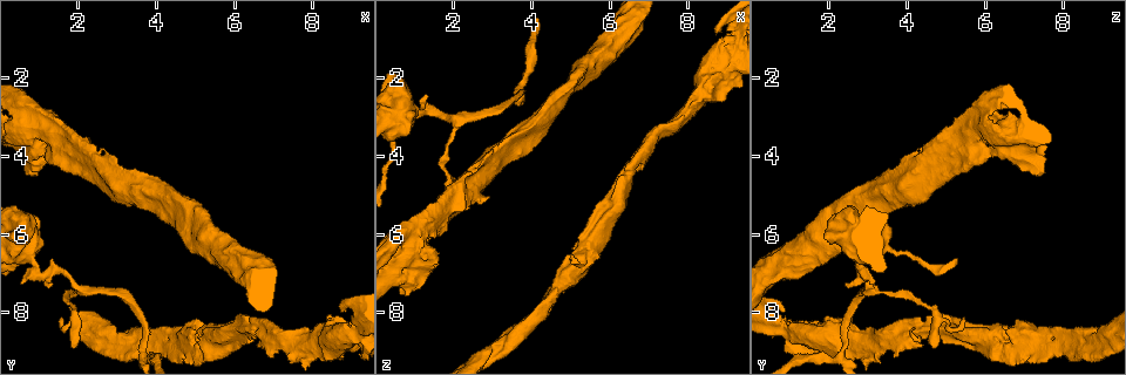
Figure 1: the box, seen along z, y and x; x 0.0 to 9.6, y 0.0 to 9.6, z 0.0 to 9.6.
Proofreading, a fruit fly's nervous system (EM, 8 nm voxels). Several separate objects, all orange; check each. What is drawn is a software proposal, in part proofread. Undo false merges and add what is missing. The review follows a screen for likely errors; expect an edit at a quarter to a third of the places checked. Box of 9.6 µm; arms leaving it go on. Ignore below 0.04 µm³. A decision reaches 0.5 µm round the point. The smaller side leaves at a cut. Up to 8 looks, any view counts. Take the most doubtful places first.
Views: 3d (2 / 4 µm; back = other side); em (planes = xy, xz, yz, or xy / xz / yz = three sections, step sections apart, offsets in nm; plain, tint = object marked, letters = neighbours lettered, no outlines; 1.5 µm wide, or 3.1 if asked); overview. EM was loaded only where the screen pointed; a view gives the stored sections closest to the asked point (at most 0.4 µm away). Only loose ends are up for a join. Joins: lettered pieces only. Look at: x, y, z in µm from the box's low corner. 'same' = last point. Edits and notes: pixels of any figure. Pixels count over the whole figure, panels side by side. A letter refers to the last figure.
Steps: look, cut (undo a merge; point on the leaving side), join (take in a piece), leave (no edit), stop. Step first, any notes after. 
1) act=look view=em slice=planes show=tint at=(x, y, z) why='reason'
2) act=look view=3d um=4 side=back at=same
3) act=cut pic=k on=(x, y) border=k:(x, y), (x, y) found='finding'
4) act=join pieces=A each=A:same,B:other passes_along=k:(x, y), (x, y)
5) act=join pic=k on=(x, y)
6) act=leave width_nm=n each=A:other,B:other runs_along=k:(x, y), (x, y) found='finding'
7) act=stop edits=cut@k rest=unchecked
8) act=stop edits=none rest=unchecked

act=look view=3d um=4 at=(3.60, 9.15, 2.25) why='sharp bend'

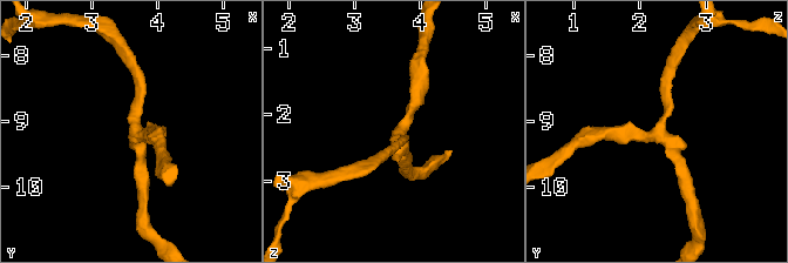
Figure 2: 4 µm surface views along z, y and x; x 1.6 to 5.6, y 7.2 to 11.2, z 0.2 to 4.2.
act=look view=em slice=planes show=letters at=(3.70, 9.15, 2.30)

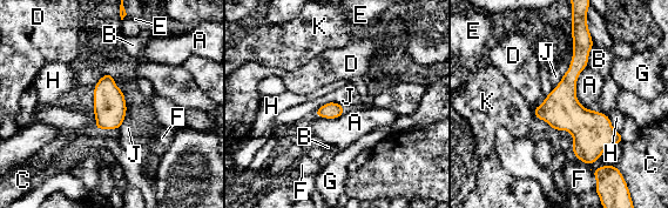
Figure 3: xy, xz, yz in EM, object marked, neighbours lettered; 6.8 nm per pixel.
act=leave each=A:other,B:other,C:other,D:other,E:other,F:other,G:other,H:other,J:other,K:other border=3:(344, 107), (325, 102), (314, 114) found='all the same cell'

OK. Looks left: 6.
act=look view=3d um=4 at=(2.55, 4.40, 4.65) why='sharp bend'

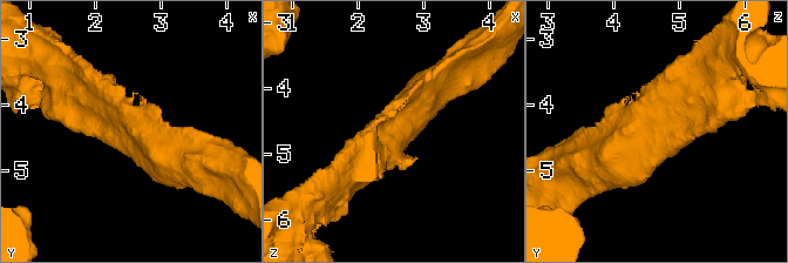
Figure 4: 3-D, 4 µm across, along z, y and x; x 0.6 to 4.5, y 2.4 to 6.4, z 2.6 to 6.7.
act=look view=em slice=planes show=letters at=(2.55, 4.45, 4.75)

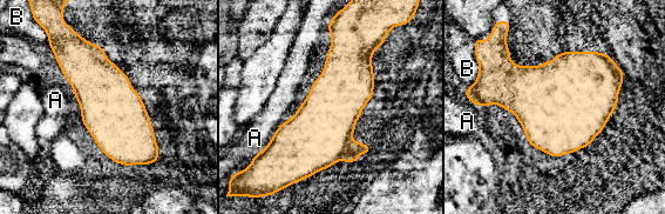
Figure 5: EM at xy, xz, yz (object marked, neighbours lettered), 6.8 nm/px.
act=leave longest_contact=A:200nm each=A:other,B:other border=5:(280, 125), (264, 147) found='continuous, no second cell'

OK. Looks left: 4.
act=look view=em slice=xy step=4 show=letters at=(1.55, 8.10, 5.45) why='thin end'

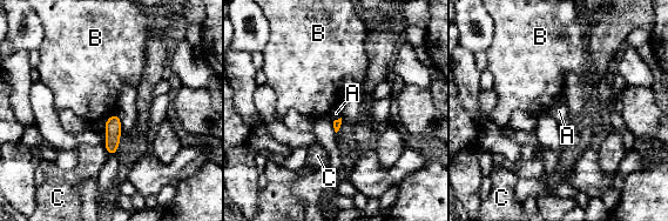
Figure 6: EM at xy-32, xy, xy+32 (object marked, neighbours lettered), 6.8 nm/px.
act=leave each=A:other,B:other,C:other border=6:(115, 113), (105, 122) found='no lettered piece goes on from it'

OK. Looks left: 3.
act=stop edits=none rest=unchecked

